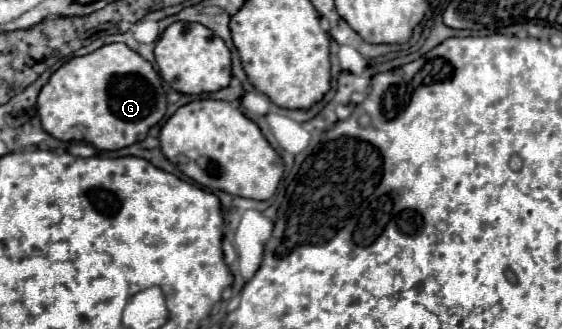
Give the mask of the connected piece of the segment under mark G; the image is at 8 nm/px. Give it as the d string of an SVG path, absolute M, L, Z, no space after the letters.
M107 44L87 56L71 58L43 86L37 100L37 114L43 130L61 142L87 142L99 150L119 150L147 138L149 130L165 118L167 94L153 64L131 50L127 44Z

